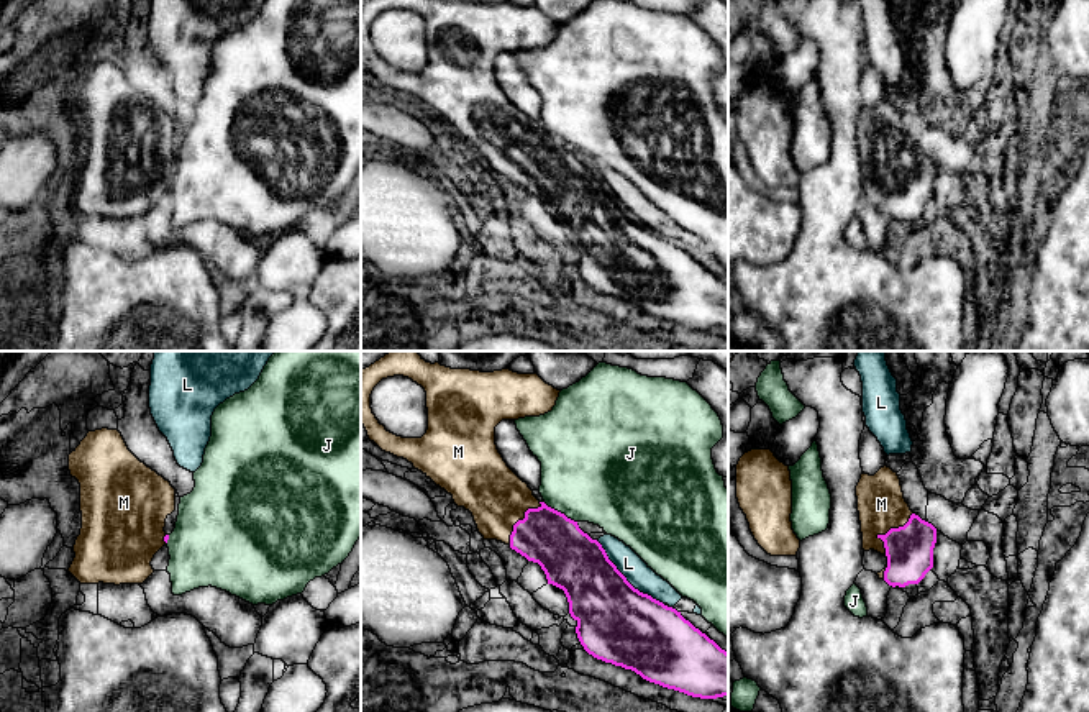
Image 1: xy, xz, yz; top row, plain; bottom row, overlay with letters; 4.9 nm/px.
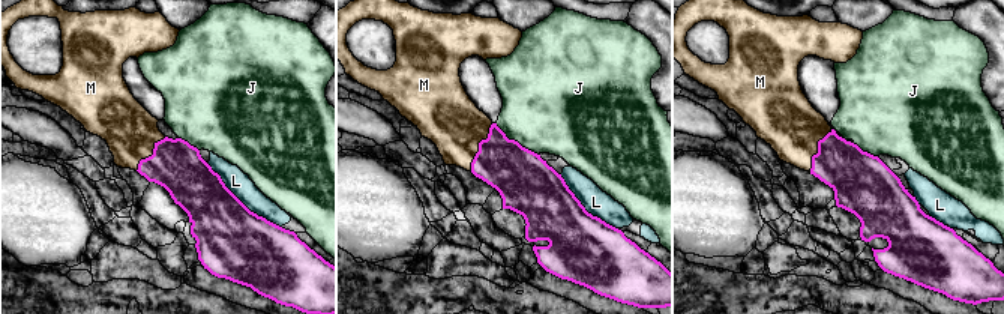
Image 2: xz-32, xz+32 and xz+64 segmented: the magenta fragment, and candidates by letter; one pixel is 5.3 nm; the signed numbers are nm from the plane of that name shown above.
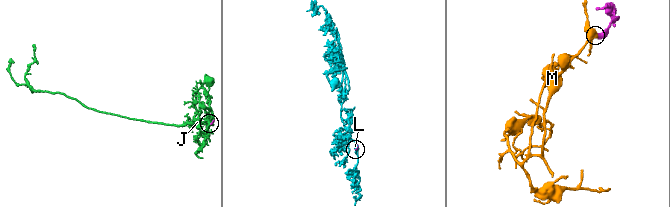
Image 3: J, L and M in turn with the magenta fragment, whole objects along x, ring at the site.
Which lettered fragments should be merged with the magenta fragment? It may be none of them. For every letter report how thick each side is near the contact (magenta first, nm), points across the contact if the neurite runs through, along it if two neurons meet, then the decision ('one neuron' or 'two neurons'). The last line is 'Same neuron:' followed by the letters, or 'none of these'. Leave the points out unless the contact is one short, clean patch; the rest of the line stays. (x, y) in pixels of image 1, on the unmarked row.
J: 300/480 nm | two neurons
L: 380/120 nm | two neurons
M: 240/240 nm | one neuron
Same neuron: M

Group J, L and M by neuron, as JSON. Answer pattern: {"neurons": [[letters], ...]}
{"neurons": [["J"], ["L"], ["M"]]}

